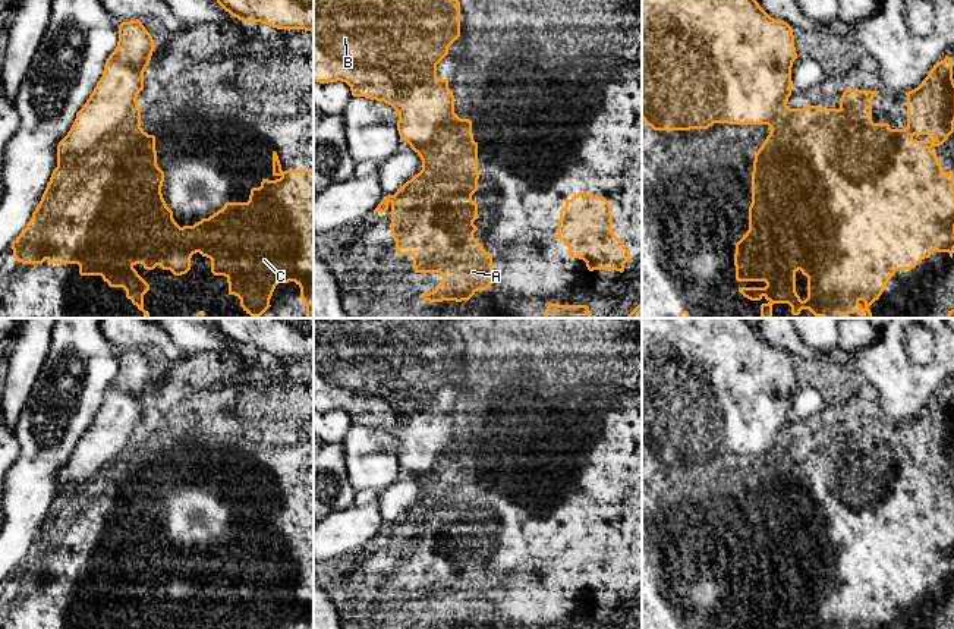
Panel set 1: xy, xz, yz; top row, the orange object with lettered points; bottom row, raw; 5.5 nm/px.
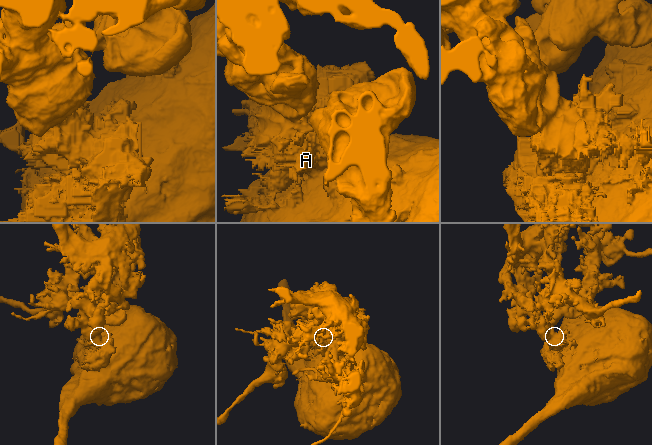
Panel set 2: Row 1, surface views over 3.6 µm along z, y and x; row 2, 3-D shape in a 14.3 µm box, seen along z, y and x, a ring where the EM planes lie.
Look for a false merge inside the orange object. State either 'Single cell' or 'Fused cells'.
Fused cells

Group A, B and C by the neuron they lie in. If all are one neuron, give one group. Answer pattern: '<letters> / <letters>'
A C / B

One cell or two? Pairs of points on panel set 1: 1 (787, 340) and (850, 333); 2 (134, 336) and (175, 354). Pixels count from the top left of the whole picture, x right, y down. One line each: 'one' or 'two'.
1: two
2: one

